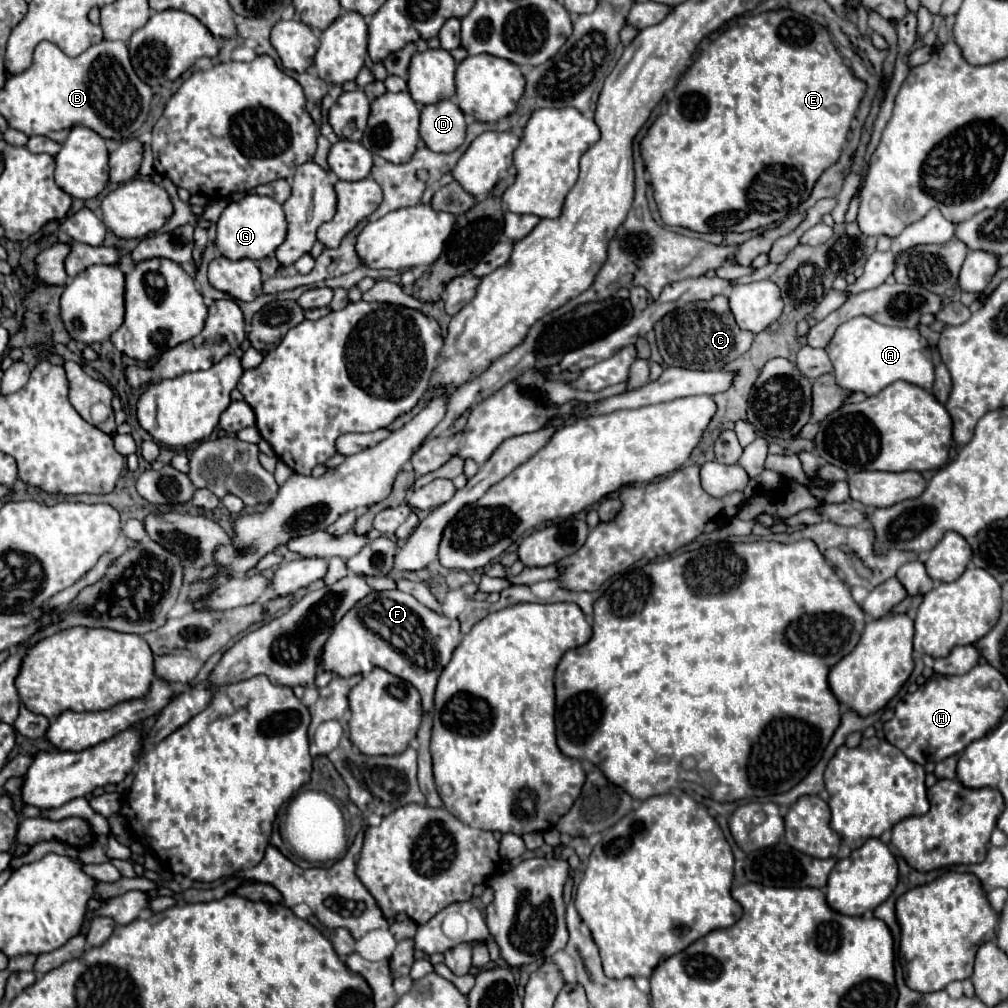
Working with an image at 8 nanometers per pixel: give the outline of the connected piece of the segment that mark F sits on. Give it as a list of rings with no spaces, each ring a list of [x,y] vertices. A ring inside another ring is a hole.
[[[401,590],[371,592],[357,602],[335,626],[323,658],[319,658],[321,670],[331,670],[339,676],[369,674],[373,666],[379,666],[407,682],[411,682],[423,700],[425,712],[433,708],[433,694],[443,672],[443,666],[451,660],[451,652],[461,642],[459,622],[427,610],[419,600]]]

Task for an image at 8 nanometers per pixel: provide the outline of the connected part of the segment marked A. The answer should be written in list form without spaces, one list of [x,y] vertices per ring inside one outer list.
[[[857,316],[835,330],[825,352],[833,364],[835,382],[849,392],[865,392],[867,396],[873,396],[897,380],[931,390],[935,380],[931,346],[917,328],[885,326],[869,316]]]

